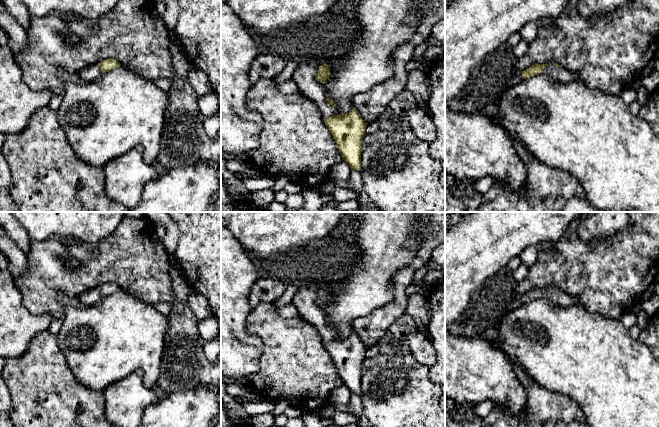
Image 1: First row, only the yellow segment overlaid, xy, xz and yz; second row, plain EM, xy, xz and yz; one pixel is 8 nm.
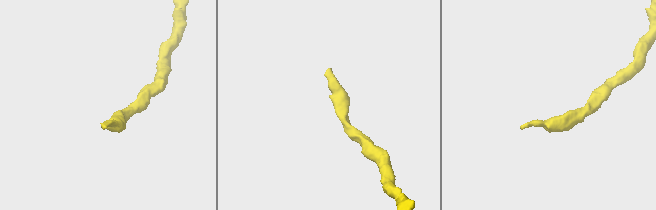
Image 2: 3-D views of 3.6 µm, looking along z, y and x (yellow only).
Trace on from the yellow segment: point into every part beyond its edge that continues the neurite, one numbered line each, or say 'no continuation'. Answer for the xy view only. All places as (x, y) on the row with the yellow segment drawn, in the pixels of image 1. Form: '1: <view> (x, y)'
1: xy (91, 73)

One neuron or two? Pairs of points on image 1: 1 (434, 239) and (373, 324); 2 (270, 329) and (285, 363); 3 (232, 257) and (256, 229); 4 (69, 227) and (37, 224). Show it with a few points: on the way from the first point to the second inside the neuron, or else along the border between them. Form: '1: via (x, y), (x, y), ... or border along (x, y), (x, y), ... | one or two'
1: via (420, 261), (399, 282), (399, 300), (395, 304) | one
2: via (278, 337), (285, 344), (285, 355) | one
3: border along (231, 232), (246, 253) | two
4: via (61, 224), (45, 224) | one

